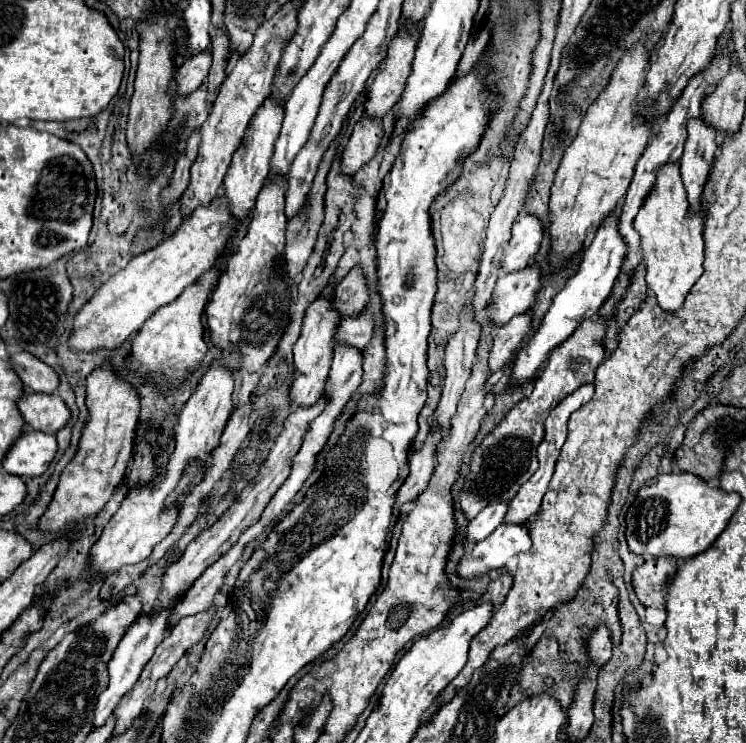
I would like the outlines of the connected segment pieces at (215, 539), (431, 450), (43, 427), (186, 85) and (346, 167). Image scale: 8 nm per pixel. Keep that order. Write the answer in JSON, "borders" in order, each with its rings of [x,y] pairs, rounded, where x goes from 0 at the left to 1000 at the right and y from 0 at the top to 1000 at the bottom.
{"borders":[[[[430,533],[422,544],[417,546],[401,546],[385,565],[382,565],[382,576],[379,581],[371,587],[361,614],[355,616],[355,622],[350,624],[347,641],[342,643],[342,649],[336,654],[331,654],[326,659],[326,665],[318,670],[318,676],[307,684],[307,689],[299,692],[299,697],[294,697],[294,703],[288,703],[280,713],[269,716],[267,724],[261,729],[256,729],[245,746],[243,754],[237,754],[235,759],[229,759],[218,775],[218,794],[213,799],[213,816],[218,816],[218,810],[224,810],[224,805],[229,805],[229,799],[235,799],[235,794],[240,794],[240,789],[245,789],[245,783],[261,783],[277,762],[283,762],[288,756],[288,751],[294,751],[296,746],[302,746],[326,719],[326,713],[331,713],[334,708],[339,708],[350,689],[355,686],[355,681],[361,678],[361,673],[366,670],[366,665],[371,662],[371,657],[385,646],[387,635],[390,635],[390,616],[401,608],[406,587],[412,584],[412,573],[436,552],[436,546],[441,544],[441,533]]],[[[578,581],[570,600],[559,608],[551,608],[548,614],[548,624],[551,624],[551,635],[543,643],[543,649],[538,651],[538,657],[532,659],[529,668],[529,678],[543,678],[543,676],[556,676],[562,670],[562,665],[572,657],[578,638],[583,633],[583,600],[588,595],[588,584]]],[[[39,528],[25,538],[25,549],[39,576],[63,584],[79,581],[95,565],[95,552],[79,530]]],[[[272,67],[267,73],[259,73],[245,83],[245,89],[237,92],[237,127],[256,127],[261,118],[272,113],[283,92],[283,70]]],[[[497,156],[484,159],[473,172],[465,197],[460,199],[457,229],[462,234],[476,234],[487,221],[492,221],[503,210],[511,188],[513,188],[513,162]]]]}

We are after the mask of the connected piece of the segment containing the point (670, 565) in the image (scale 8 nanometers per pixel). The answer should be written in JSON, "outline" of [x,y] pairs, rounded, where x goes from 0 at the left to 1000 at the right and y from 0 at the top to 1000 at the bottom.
{"outline":[[[867,751],[862,762],[849,770],[849,791],[862,816],[878,816],[891,821],[891,805],[899,778],[908,773],[908,751]]]}

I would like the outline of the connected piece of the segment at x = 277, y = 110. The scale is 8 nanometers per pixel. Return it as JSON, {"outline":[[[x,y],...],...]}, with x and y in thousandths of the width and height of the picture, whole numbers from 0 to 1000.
{"outline":[[[361,129],[347,143],[342,159],[336,162],[336,167],[328,175],[323,197],[312,207],[310,223],[307,223],[304,237],[302,237],[302,266],[307,269],[310,283],[312,283],[318,296],[326,296],[334,288],[334,283],[342,277],[345,261],[350,258],[350,253],[353,253],[353,248],[361,237],[363,213],[366,213],[366,205],[369,205],[369,191],[374,186],[379,159],[382,159],[382,137],[374,135],[374,132]]]}

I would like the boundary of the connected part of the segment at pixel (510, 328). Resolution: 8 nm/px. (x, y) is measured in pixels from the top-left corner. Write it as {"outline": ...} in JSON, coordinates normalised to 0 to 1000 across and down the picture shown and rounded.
{"outline":[[[693,423],[677,439],[672,439],[664,450],[658,468],[658,503],[666,501],[677,487],[685,487],[688,476],[698,466],[698,458],[712,447],[712,423]]]}

